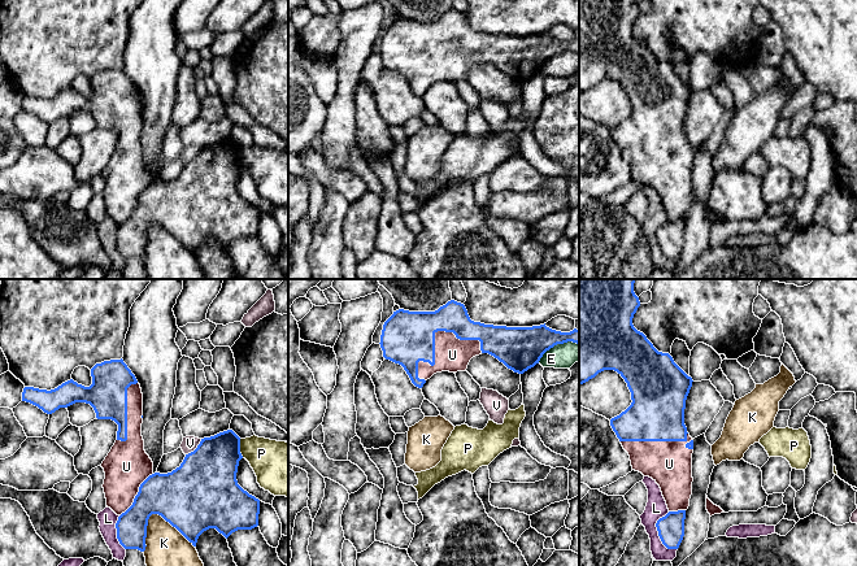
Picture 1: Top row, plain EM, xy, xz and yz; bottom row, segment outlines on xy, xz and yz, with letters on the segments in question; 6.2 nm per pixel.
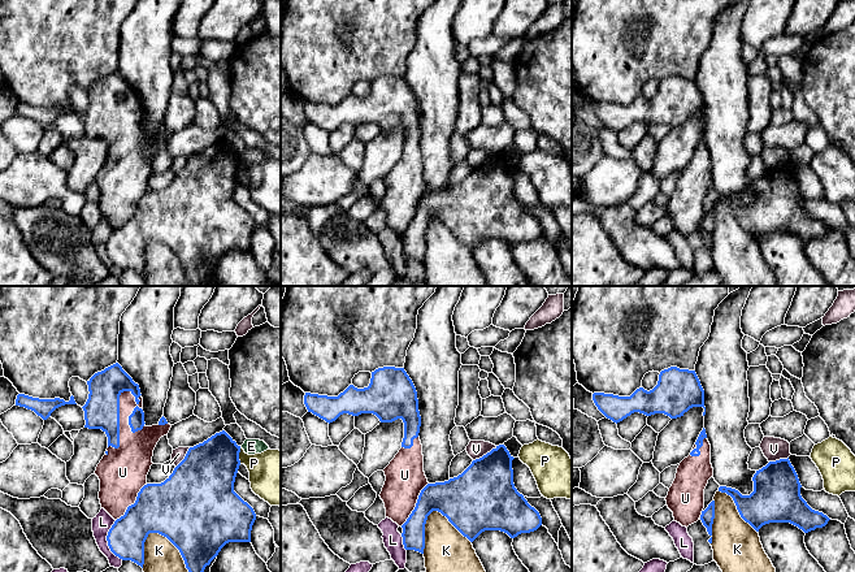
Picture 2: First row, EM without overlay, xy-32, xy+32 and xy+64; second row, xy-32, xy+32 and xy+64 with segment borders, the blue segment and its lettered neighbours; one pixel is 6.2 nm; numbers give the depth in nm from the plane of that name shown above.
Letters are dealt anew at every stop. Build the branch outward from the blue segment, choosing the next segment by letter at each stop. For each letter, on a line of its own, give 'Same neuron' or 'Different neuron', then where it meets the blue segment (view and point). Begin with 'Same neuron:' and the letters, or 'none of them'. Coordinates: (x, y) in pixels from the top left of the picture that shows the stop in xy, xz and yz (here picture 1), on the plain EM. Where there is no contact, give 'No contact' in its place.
Same neuron: U
E: Different neuron. Touches blue at xz (556, 53)
K: Different neuron. Touches blue at xy (172, 234)
L: Different neuron. Touches blue at yz (658, 243)
P: Different neuron. Touches blue at xy (239, 157)
U: Same neuron. Touches blue at xz (434, 46)
V: Different neuron. Touches blue at xy (196, 157)

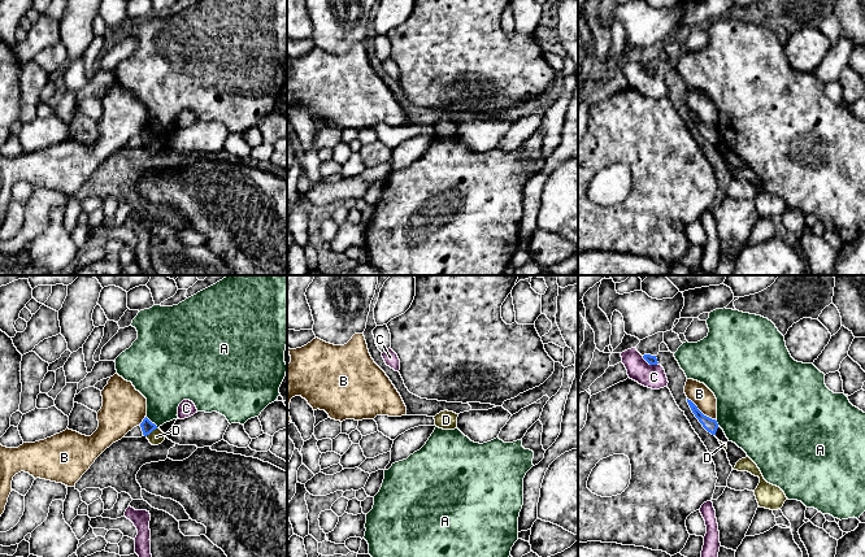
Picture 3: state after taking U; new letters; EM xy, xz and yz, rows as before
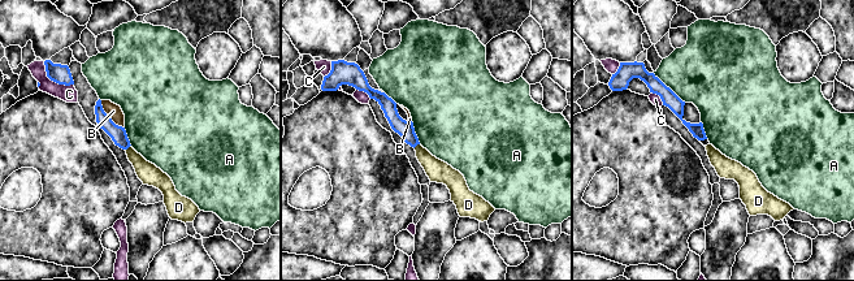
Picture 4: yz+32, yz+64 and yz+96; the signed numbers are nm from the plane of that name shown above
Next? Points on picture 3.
Same neuron: none of them
A: Different neuron. Touches blue at xy (151, 131)
B: Different neuron. Touches blue at yz (700, 121)
C: Different neuron. Touches blue at yz (650, 73)
D: Different neuron. Touches blue at xy (151, 140)

